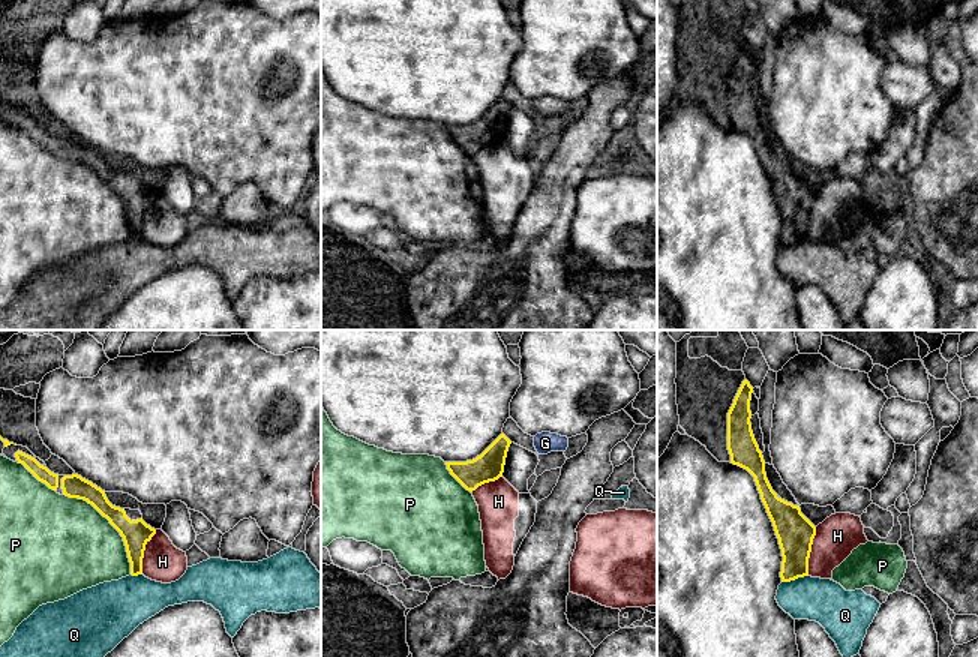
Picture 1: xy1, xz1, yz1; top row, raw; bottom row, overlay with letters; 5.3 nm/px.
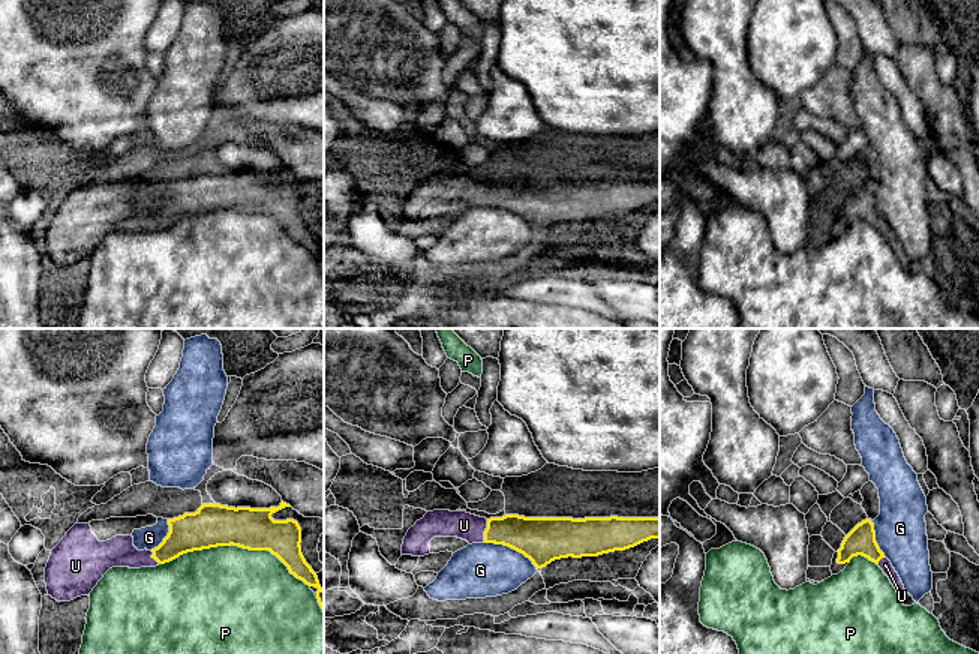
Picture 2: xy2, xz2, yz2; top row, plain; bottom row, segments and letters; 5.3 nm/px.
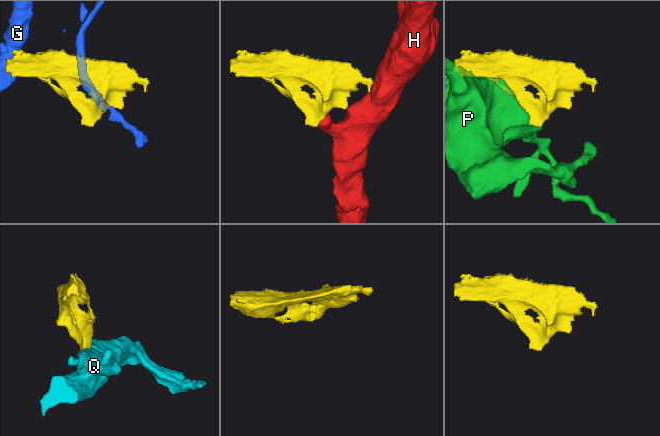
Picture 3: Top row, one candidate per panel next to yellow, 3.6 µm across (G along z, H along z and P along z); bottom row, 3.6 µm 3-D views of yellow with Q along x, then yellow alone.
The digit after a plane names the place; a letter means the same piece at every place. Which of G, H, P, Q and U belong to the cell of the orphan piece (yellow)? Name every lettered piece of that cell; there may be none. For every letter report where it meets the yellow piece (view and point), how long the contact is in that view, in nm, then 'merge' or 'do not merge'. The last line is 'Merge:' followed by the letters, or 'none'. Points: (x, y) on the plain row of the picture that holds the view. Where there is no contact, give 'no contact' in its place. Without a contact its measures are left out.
G: meets yellow in xz2 at (511, 212); contact 320 nm long; do not merge
H: meets yellow in yz1 at (810, 215); contact 260 nm long; do not merge
P: meets yellow in xy2 at (236, 209); contact 800 nm long; do not merge
Q: meets yellow in yz1 at (794, 243); contact 150 nm long; do not merge
U: meets yellow in xz2 at (485, 195); contact 130 nm long; merge
Merge: U

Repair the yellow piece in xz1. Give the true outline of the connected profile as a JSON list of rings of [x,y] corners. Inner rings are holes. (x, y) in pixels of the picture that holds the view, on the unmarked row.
[[[501,98],[480,120],[466,126],[446,126],[450,138],[470,156],[502,141],[512,105]]]

